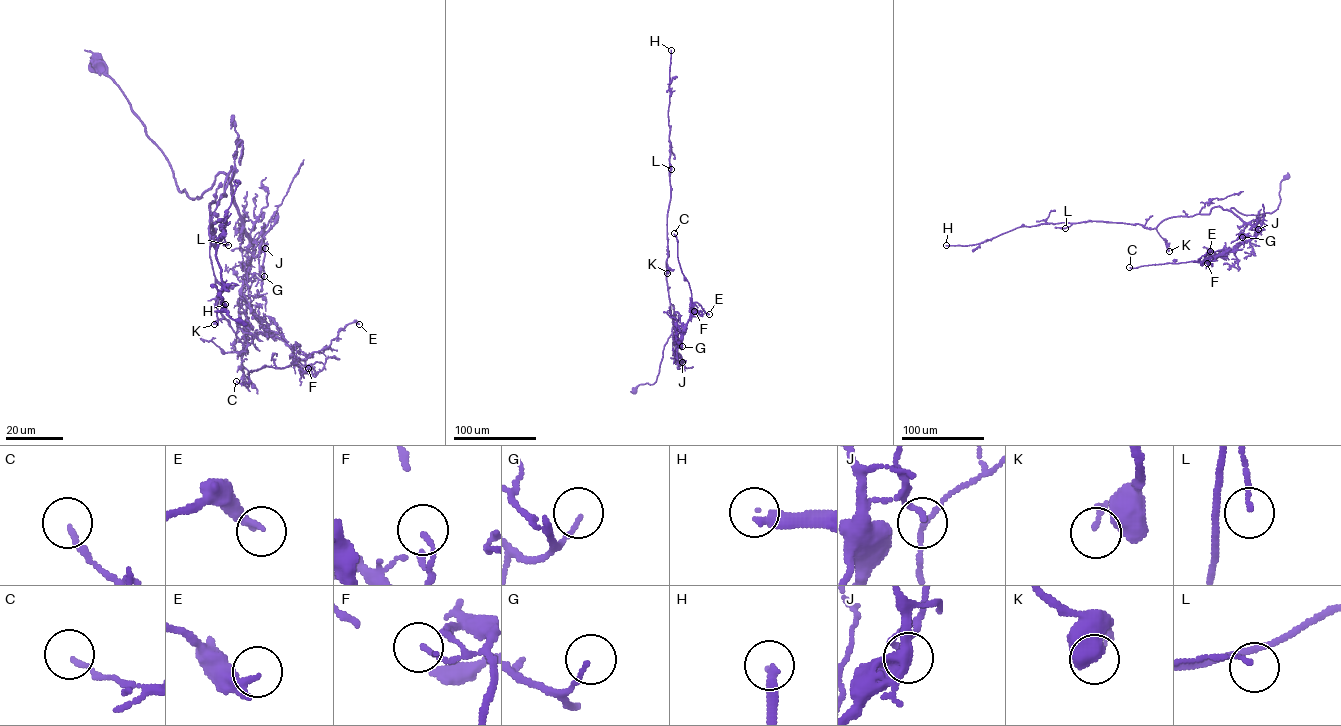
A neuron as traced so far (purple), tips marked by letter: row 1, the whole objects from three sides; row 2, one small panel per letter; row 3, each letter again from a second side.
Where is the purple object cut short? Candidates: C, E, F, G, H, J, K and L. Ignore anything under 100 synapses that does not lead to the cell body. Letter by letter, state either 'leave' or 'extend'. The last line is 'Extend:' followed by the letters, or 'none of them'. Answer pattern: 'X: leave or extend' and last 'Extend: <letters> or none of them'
C: leave
E: leave
F: leave
G: leave
H: extend
J: leave
K: leave
L: leave
Extend: H

